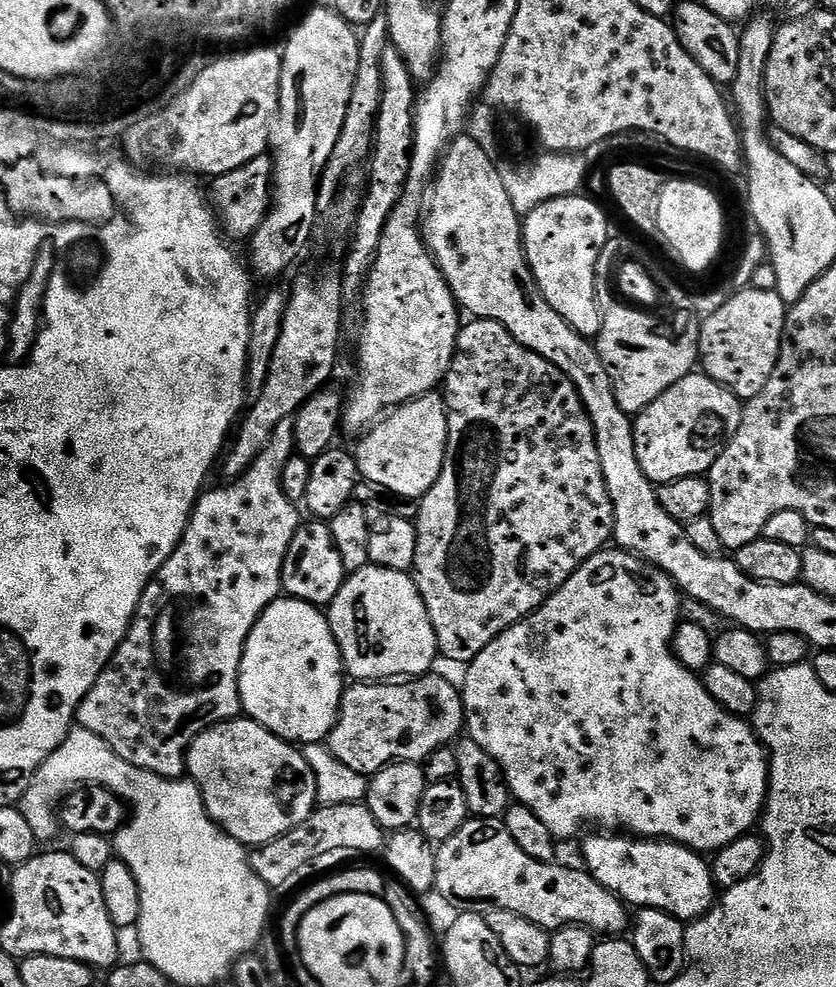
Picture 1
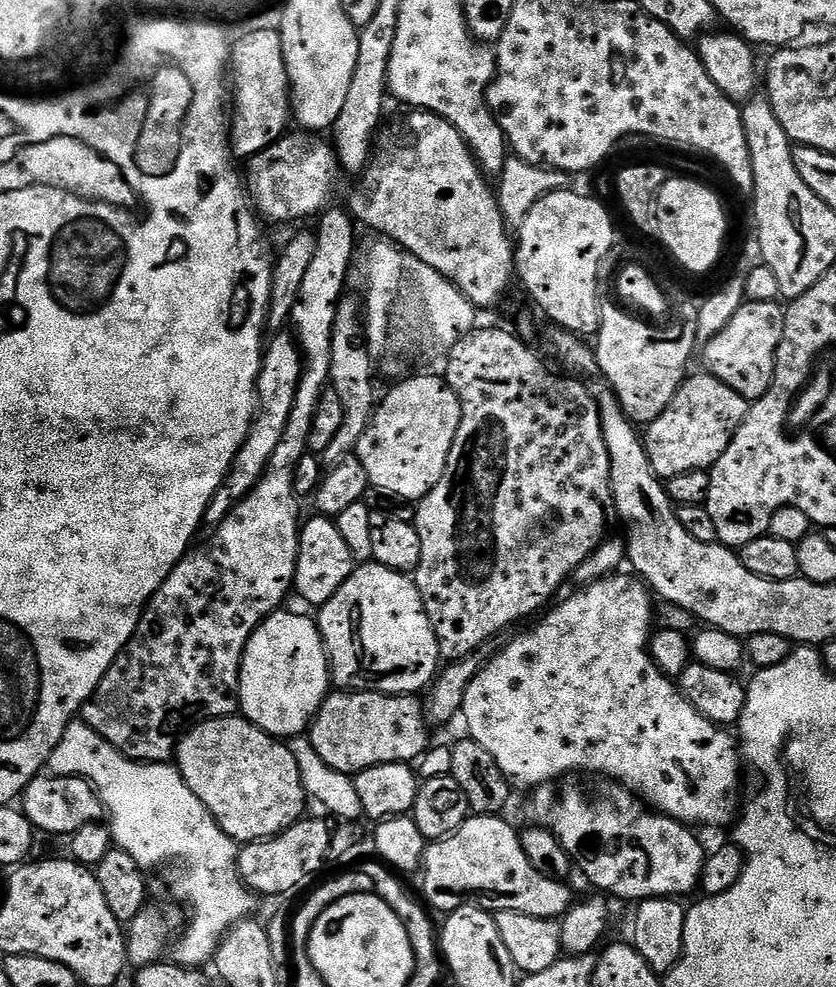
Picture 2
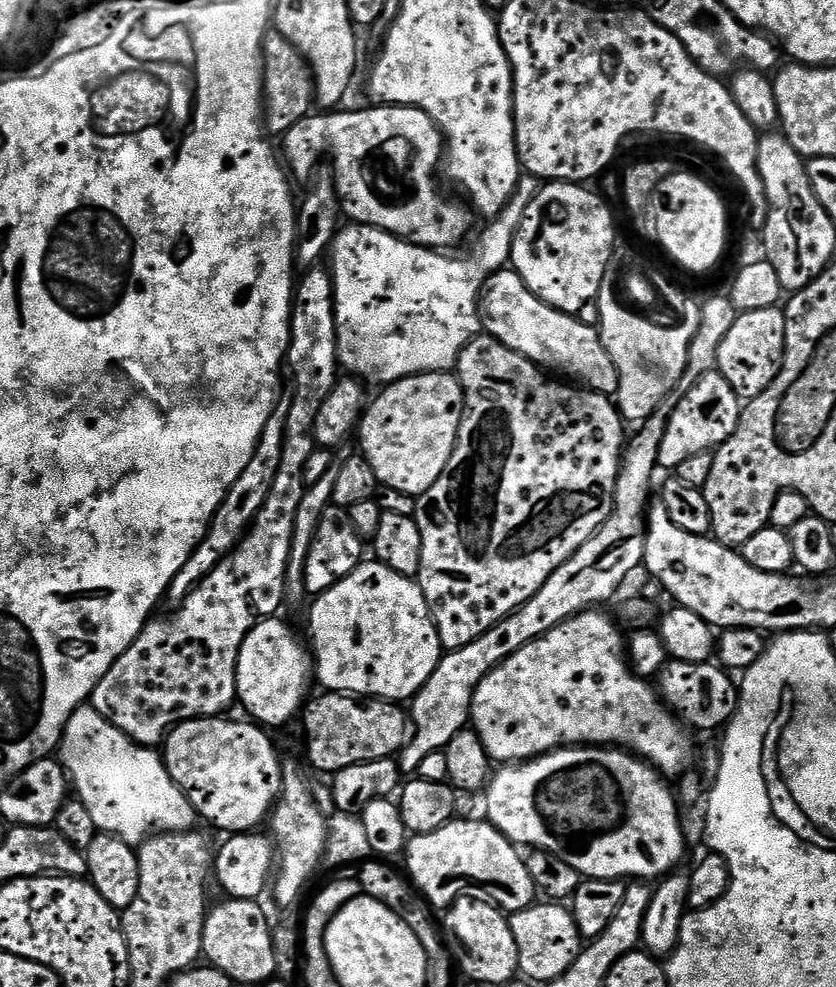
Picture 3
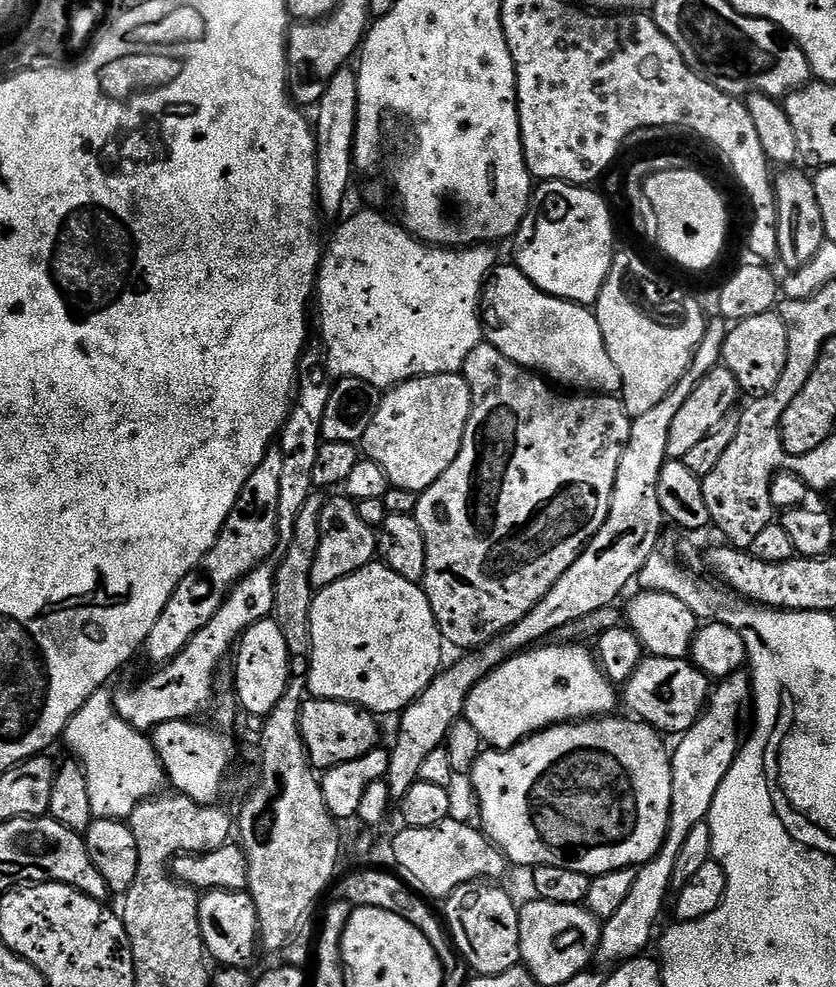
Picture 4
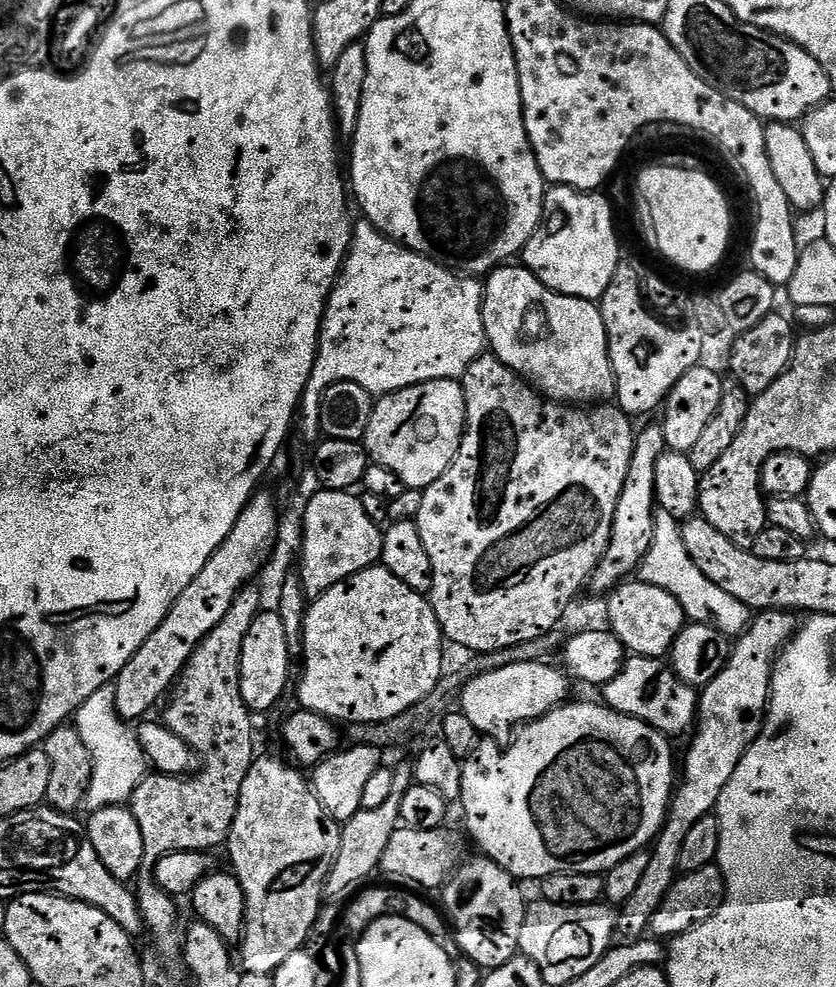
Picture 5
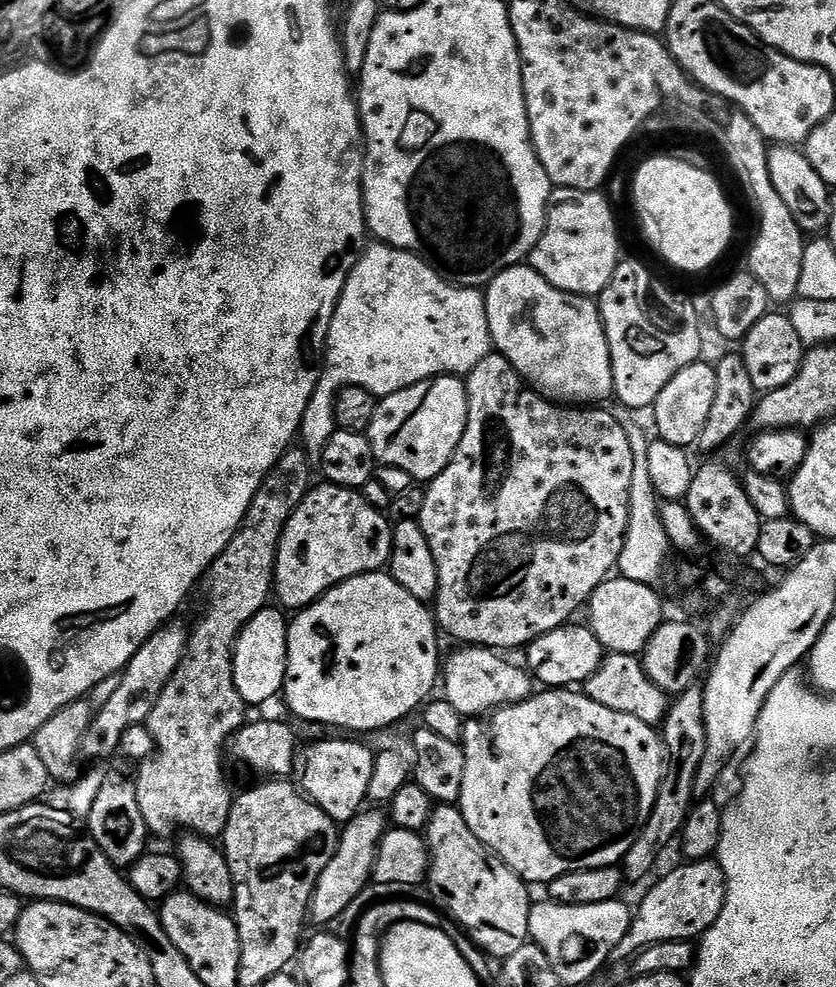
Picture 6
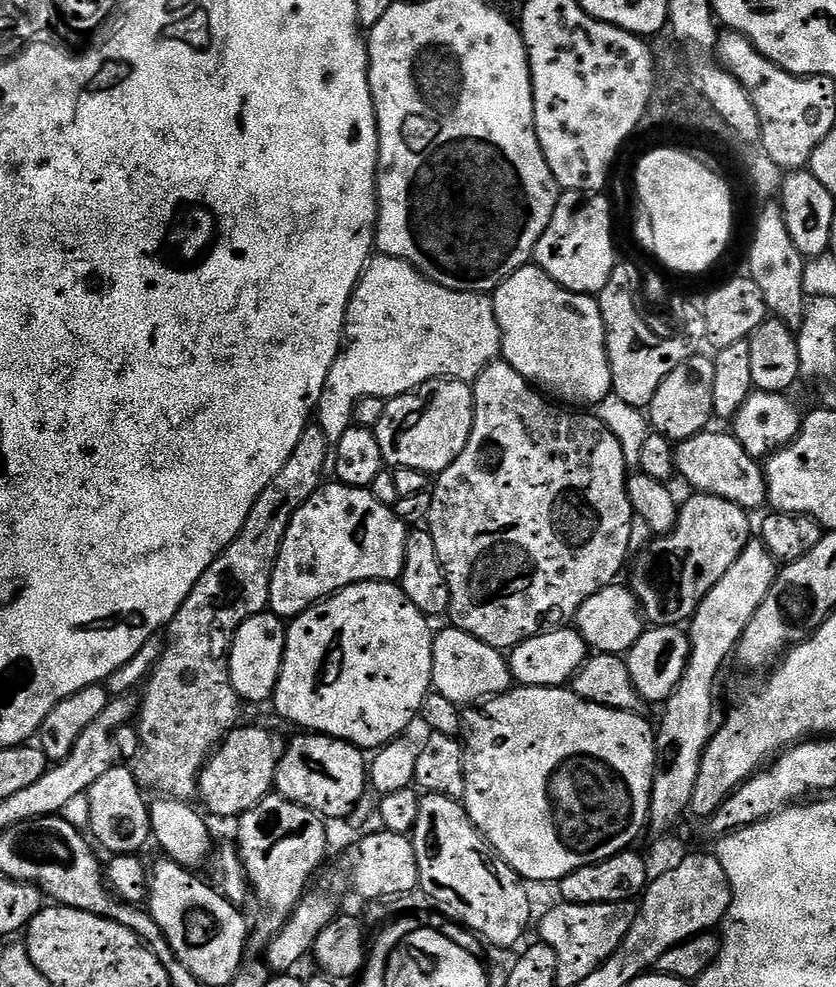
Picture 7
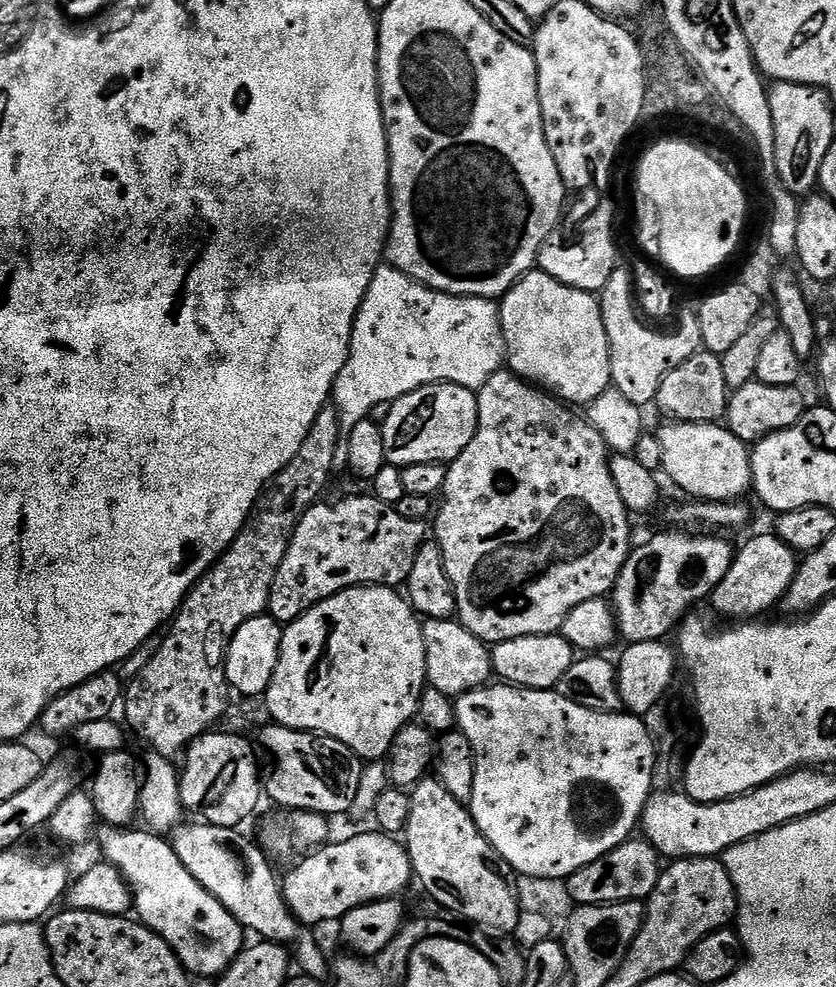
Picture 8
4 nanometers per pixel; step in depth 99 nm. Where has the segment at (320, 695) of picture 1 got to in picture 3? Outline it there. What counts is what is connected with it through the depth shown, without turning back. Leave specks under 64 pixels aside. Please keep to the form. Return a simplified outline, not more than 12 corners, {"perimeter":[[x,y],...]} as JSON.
{"perimeter":[[261,619],[242,642],[236,694],[261,726],[297,719],[309,649]]}

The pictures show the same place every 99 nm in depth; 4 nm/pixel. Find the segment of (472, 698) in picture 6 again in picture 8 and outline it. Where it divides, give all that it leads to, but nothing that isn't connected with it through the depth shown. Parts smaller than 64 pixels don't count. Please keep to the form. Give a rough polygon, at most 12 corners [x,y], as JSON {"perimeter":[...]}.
{"perimeter":[[425,619],[427,683],[455,698],[493,679],[489,645]]}

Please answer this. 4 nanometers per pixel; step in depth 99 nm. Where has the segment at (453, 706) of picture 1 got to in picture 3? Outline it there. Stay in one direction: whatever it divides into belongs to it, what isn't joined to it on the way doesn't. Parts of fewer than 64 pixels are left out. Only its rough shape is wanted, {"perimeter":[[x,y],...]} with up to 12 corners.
{"perimeter":[[325,691],[302,712],[308,756],[335,774],[395,757],[399,703]]}

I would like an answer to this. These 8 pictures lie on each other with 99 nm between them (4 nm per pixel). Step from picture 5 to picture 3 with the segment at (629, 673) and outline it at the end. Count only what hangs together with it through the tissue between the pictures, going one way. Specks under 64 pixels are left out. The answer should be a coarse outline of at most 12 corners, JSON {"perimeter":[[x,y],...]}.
{"perimeter":[[669,659],[658,695],[689,729],[723,729],[738,688],[719,663]]}

